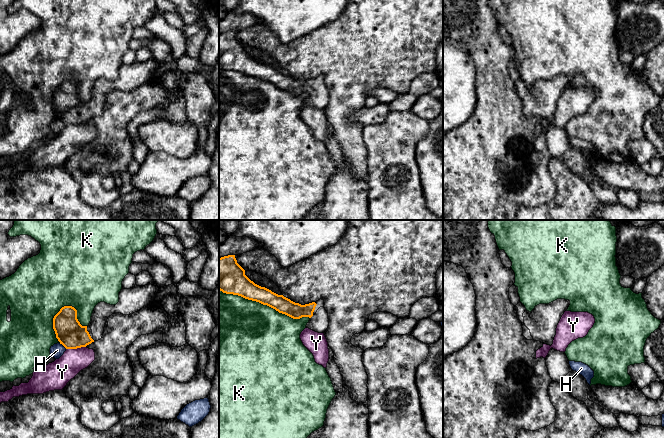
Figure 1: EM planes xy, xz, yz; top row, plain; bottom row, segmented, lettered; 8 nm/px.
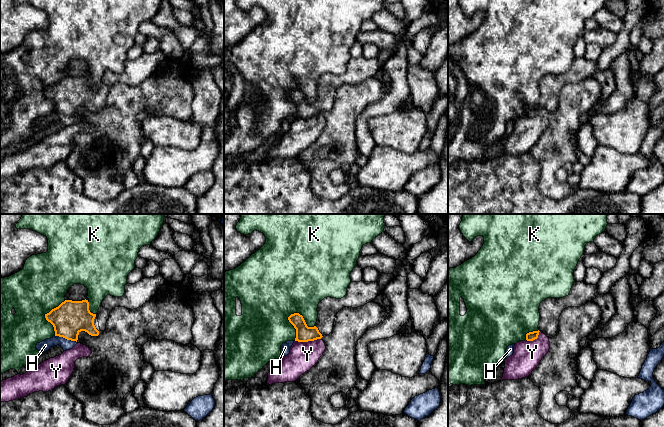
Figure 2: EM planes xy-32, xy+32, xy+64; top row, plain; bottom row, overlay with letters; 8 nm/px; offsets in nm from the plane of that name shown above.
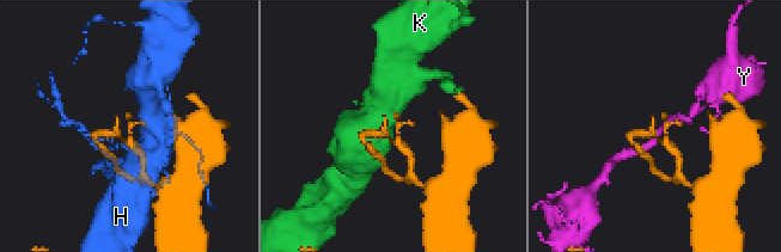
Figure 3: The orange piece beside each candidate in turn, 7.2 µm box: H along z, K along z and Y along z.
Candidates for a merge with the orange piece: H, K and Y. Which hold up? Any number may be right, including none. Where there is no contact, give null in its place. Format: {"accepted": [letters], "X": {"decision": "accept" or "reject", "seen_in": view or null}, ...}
{"accepted": [], "H": {"decision": "reject", "seen_in": "xy"}, "K": {"decision": "reject", "seen_in": "xz"}, "Y": {"decision": "reject", "seen_in": "xy"}}

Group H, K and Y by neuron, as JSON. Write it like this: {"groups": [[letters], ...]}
{"groups": [["H"], ["K"], ["Y"]]}

